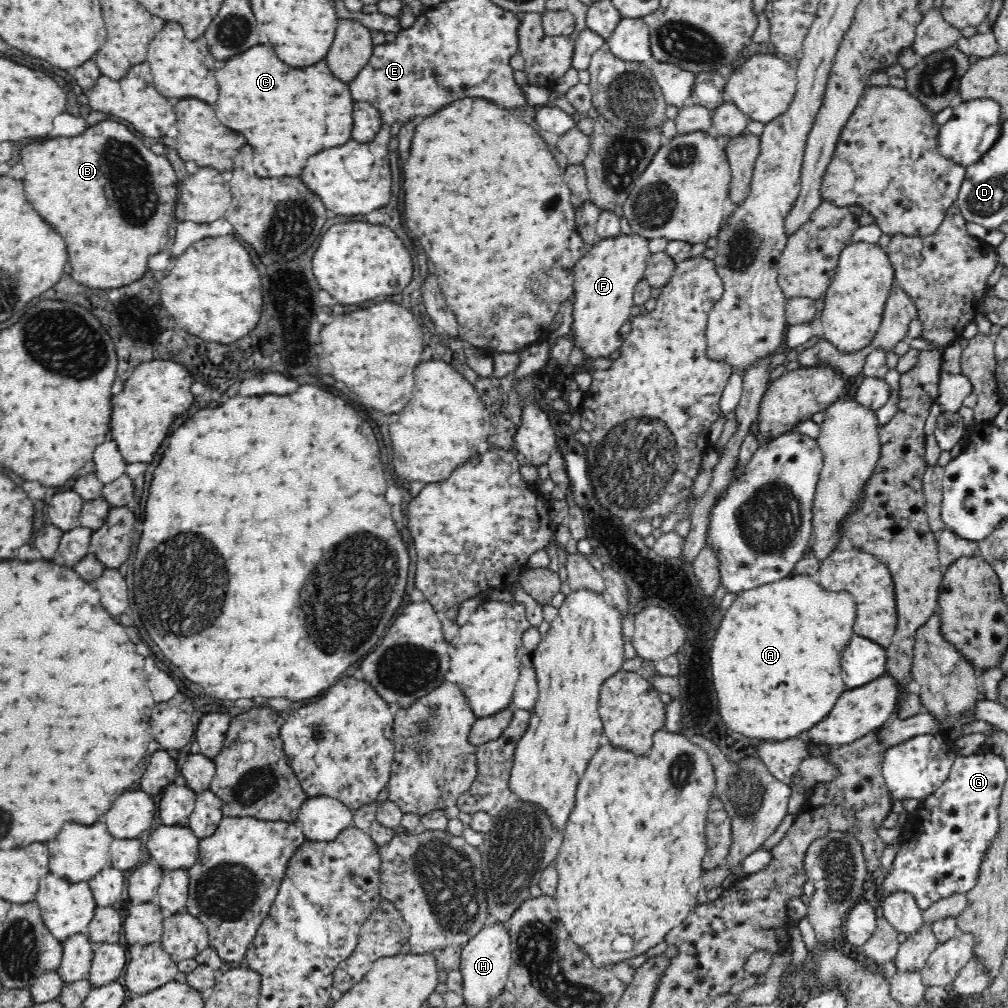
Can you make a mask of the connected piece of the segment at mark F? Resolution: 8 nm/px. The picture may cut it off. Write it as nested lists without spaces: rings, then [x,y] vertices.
[[[620,234],[618,238],[599,238],[596,245],[593,245],[580,260],[574,265],[574,292],[573,292],[573,321],[571,324],[571,336],[576,348],[582,350],[588,358],[607,358],[621,347],[624,334],[621,326],[624,326],[632,316],[632,306],[634,306],[634,292],[636,286],[645,279],[645,270],[650,258],[649,241],[637,234],[628,236]]]

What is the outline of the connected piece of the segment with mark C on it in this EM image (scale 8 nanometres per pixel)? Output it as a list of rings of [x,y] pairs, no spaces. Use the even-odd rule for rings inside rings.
[[[254,46],[246,54],[230,58],[218,74],[220,98],[216,102],[216,116],[232,130],[246,136],[254,152],[254,164],[260,178],[278,176],[300,176],[300,168],[308,156],[314,156],[326,148],[342,146],[350,140],[353,125],[353,96],[349,86],[330,74],[326,61],[318,62],[308,70],[292,70],[288,64],[278,60],[272,46]]]

